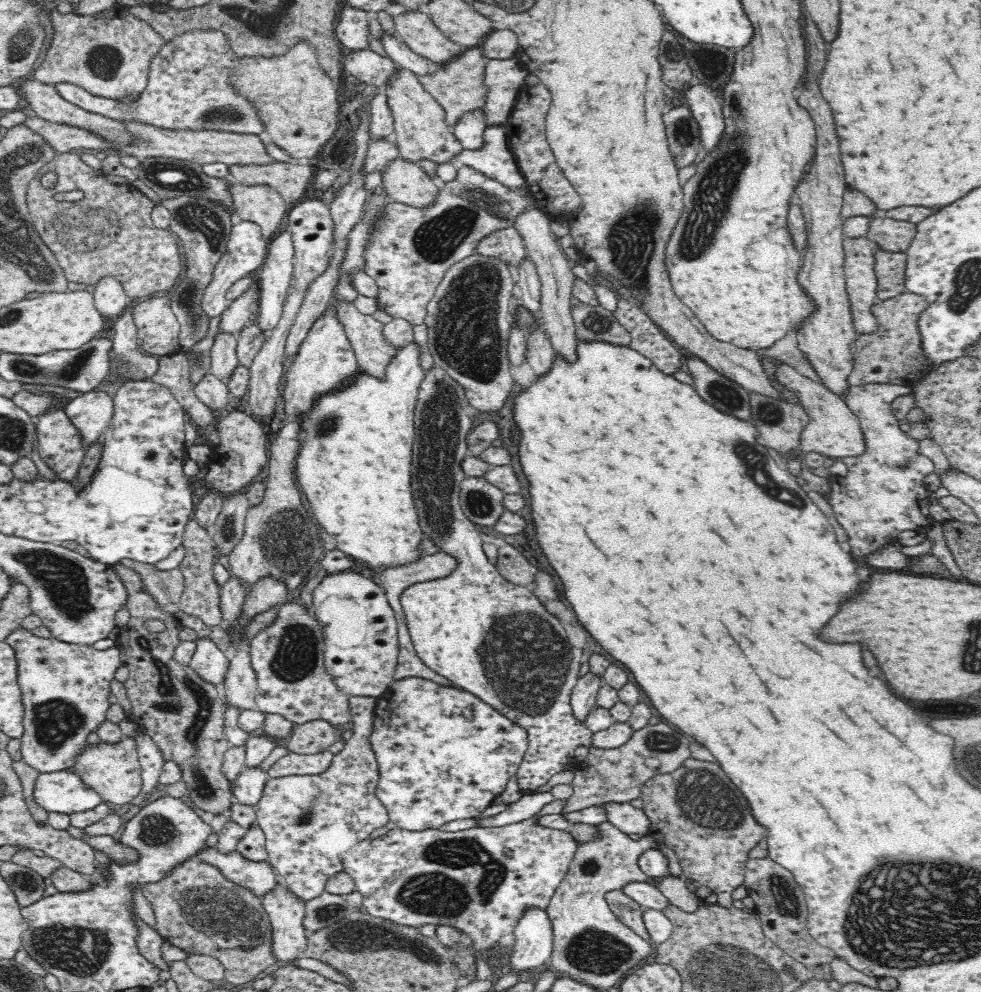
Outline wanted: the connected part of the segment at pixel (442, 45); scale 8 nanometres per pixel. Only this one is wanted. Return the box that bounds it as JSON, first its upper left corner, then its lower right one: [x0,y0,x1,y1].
[392,9,468,63]

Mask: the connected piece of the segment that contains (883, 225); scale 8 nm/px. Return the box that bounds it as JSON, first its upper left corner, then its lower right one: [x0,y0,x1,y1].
[867,214,917,252]

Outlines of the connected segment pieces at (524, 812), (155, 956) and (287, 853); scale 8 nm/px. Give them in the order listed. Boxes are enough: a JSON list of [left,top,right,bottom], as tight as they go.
[[481,793,553,827],[130,908,168,970],[256,696,390,902]]

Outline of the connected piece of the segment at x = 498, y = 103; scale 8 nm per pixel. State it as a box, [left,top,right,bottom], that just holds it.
[485,57,530,125]

